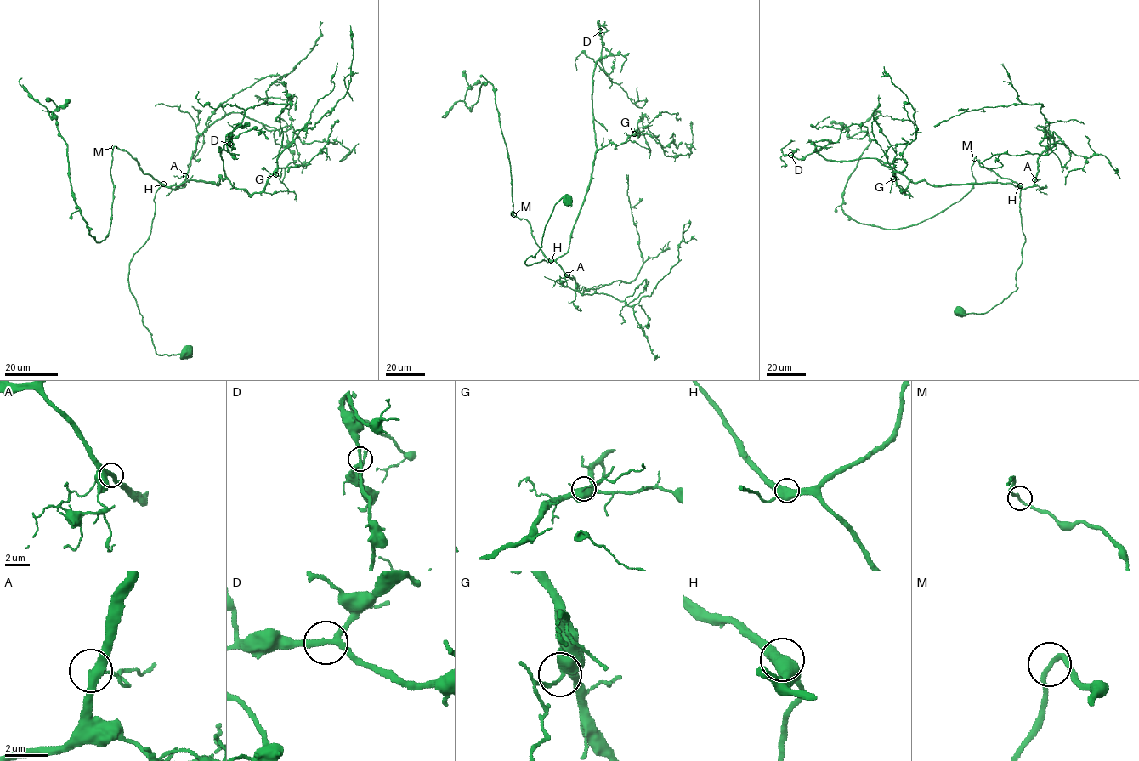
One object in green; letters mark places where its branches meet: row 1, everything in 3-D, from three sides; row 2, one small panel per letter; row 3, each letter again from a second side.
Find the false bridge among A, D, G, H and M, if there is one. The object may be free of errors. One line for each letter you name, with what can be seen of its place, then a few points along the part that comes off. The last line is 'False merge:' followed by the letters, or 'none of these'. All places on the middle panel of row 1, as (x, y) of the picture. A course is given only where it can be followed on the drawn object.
False merge: none of these

